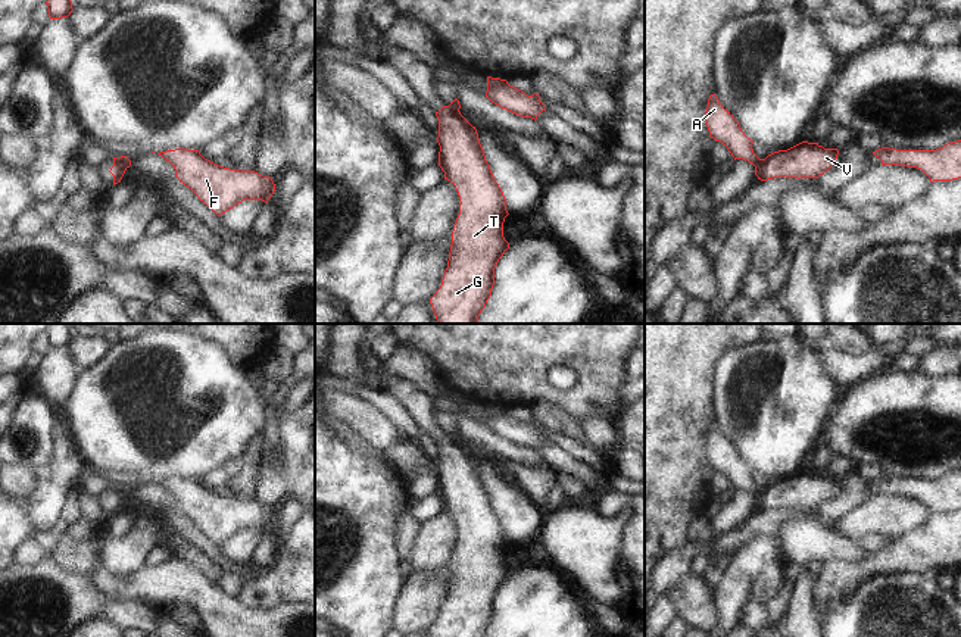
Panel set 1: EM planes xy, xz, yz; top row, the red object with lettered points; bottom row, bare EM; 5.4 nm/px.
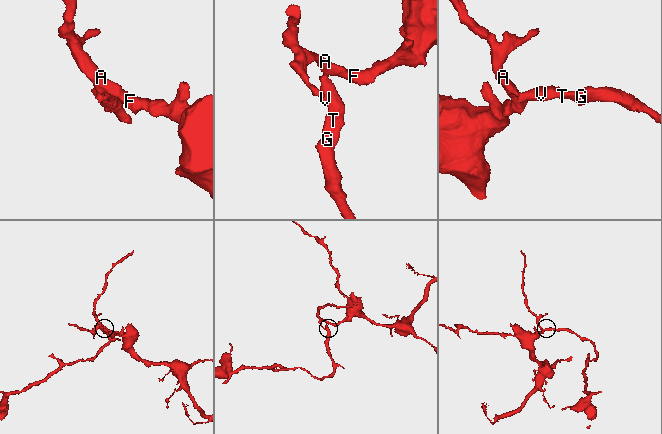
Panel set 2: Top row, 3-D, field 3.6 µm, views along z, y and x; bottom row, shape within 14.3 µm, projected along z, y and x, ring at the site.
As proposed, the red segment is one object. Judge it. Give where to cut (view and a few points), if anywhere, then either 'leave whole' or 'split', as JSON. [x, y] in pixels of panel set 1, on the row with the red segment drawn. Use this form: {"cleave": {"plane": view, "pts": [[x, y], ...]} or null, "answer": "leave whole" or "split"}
{"cleave": {"plane": "yz", "pts": [[760, 159], [754, 165]]}, "answer": "split"}

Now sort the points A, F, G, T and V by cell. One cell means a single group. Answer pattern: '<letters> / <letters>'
A F / G T V

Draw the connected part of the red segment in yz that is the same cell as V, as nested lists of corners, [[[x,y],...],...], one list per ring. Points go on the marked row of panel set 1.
[[[802,141],[759,159],[755,165],[755,175],[761,181],[780,177],[818,178],[834,165],[837,154],[837,149],[824,149],[818,143]]]

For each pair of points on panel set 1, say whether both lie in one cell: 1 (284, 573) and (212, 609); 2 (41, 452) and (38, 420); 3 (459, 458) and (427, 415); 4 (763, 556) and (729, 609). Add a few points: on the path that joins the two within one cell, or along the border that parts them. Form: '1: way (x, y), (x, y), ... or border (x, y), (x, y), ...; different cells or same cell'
1: border (239, 598), (252, 608), (272, 609); different cells
2: way (40, 445), (38, 427); same cell
3: way (449, 447), (430, 425); same cell
4: way (749, 570), (729, 596); same cell

